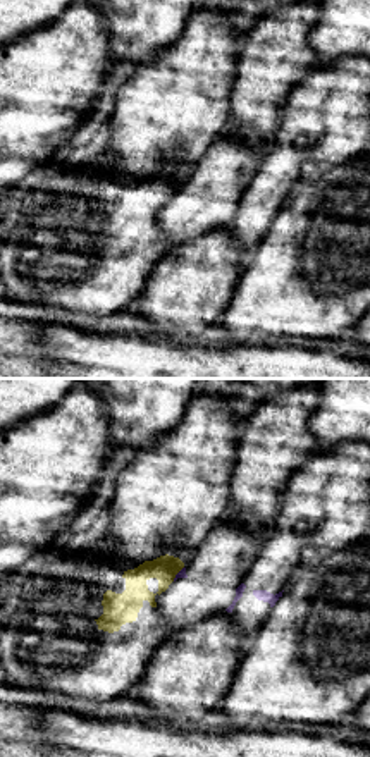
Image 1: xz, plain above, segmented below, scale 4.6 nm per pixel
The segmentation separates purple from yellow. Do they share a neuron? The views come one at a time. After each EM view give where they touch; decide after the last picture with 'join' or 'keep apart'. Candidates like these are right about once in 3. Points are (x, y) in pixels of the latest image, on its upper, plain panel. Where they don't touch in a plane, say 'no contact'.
contact (178, 188)

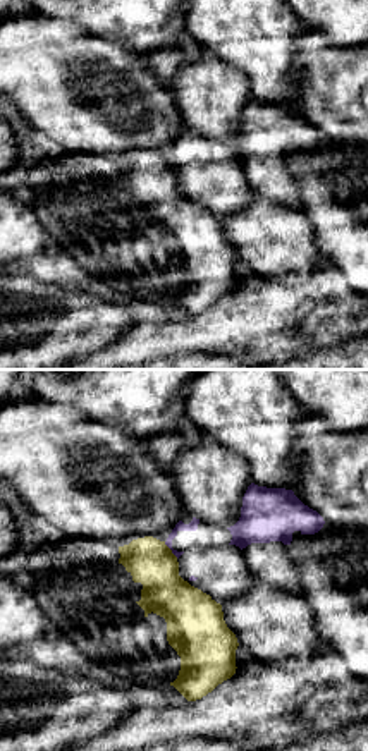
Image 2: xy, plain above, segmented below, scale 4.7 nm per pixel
contact (171, 164)

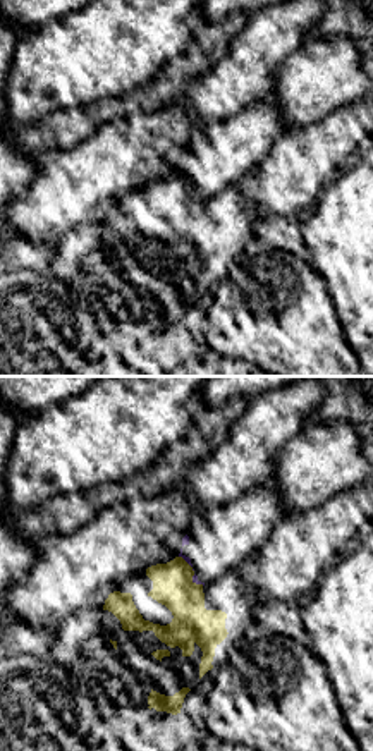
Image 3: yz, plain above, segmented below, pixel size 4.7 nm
contact (196, 198)

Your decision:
keep apart

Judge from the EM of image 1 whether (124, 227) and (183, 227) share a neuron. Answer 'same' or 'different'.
different

